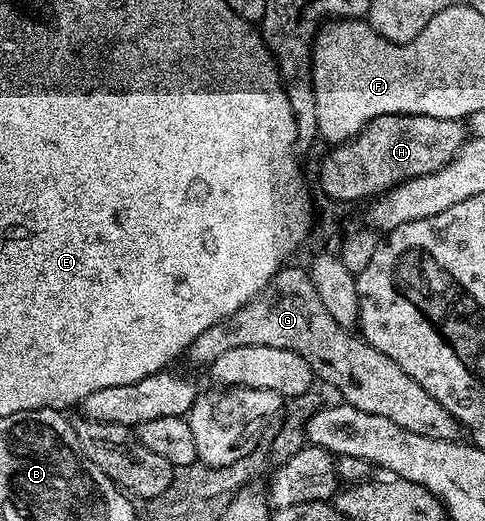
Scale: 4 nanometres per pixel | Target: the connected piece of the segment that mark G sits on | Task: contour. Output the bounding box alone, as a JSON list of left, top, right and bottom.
[185,267,459,439]

